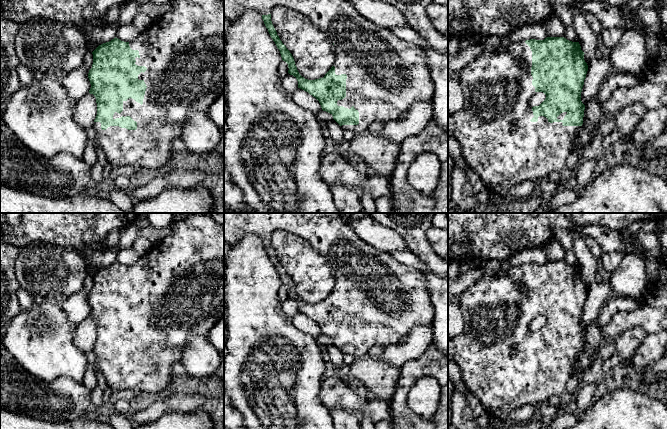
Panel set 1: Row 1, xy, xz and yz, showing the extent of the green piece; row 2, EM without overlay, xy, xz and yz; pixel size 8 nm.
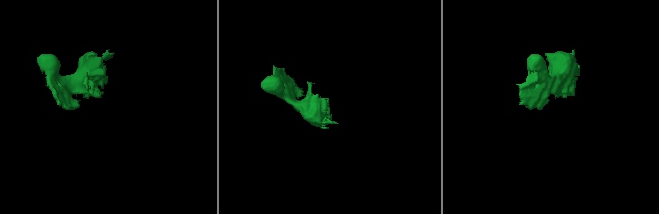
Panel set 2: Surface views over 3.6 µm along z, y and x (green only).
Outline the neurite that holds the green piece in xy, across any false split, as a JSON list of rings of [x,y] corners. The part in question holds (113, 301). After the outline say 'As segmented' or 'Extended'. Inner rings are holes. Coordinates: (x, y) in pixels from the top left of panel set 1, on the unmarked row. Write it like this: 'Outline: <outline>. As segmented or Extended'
Outline: [[[195,213],[177,217],[172,222],[171,229],[172,233],[159,246],[154,246],[147,253],[141,255],[134,265],[124,266],[115,261],[111,265],[99,269],[92,276],[93,288],[89,294],[88,302],[91,308],[89,317],[95,320],[97,327],[97,339],[93,352],[105,376],[106,387],[109,387],[113,393],[118,393],[121,390],[133,390],[137,393],[163,395],[166,386],[174,379],[173,363],[181,362],[182,351],[185,349],[186,343],[195,336],[208,336],[213,326],[224,316],[224,226],[215,222],[205,213]]]. Extended

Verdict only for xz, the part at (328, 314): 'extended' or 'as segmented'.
extended

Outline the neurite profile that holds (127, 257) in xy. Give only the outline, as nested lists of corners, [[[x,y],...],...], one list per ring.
[[[132,247],[128,249],[121,249],[117,254],[116,262],[124,266],[132,266],[138,261],[140,256],[141,255]]]

